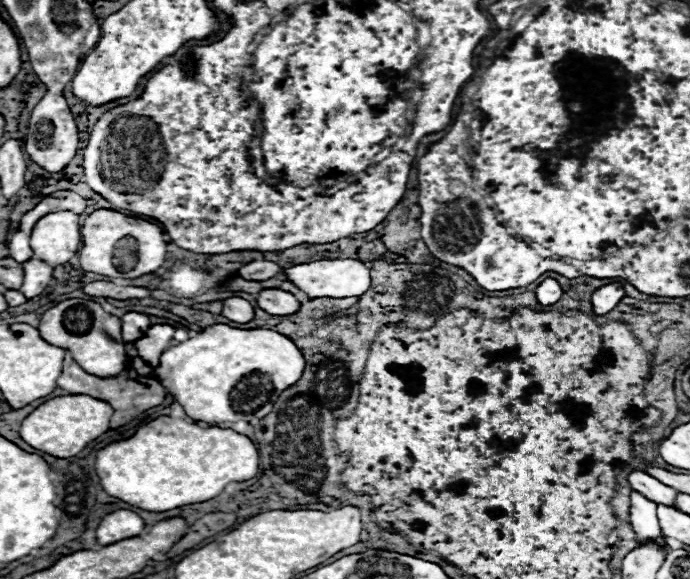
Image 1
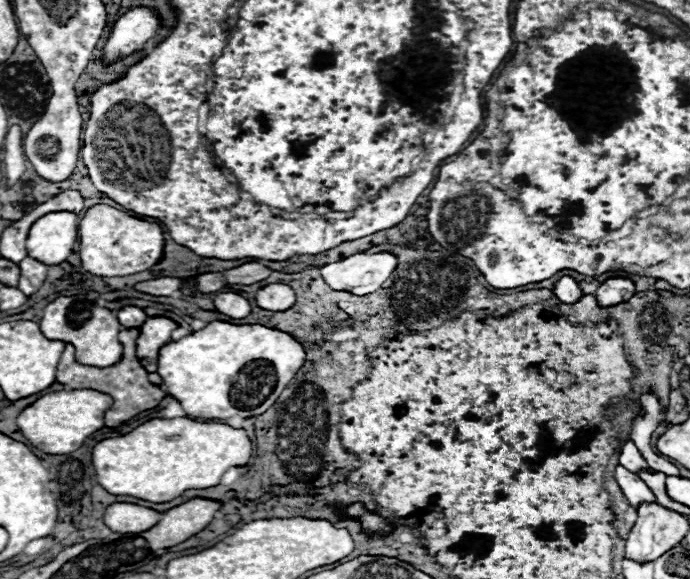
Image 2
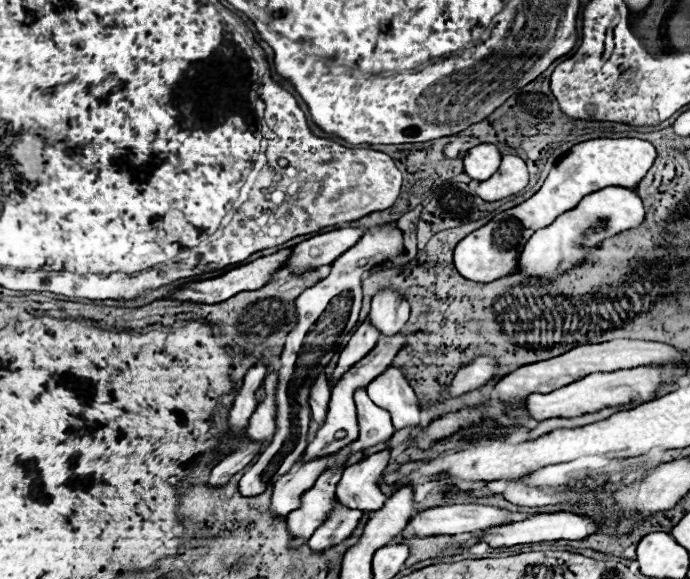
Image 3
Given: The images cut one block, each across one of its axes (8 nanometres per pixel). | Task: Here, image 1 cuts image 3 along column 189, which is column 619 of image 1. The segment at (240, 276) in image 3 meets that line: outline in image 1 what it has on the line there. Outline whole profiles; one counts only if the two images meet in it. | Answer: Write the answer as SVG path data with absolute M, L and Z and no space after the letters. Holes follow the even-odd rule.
M618 282L606 284L606 286L598 288L598 290L592 294L592 298L590 298L592 310L594 310L596 316L602 316L602 314L610 312L622 298L624 298L624 288L622 288L622 284L618 284Z

